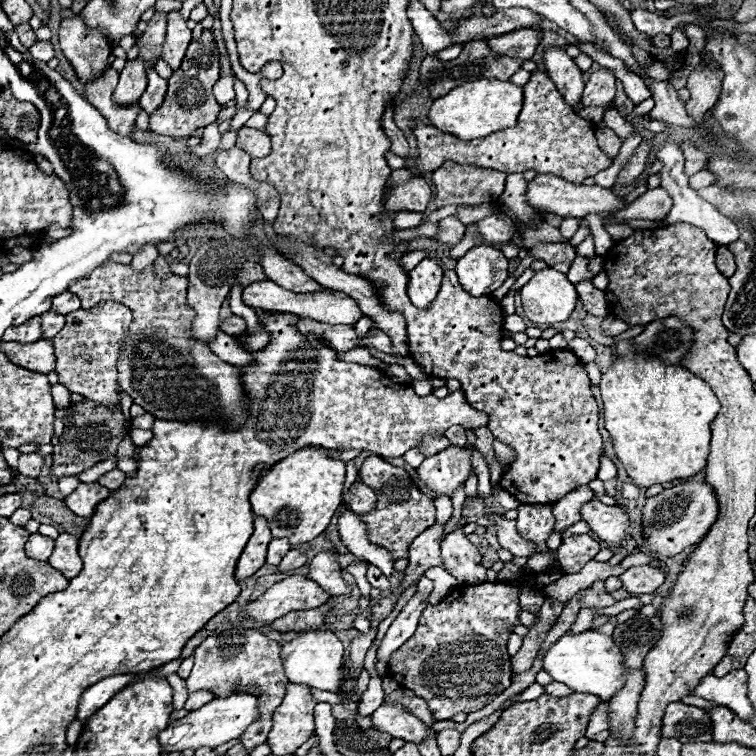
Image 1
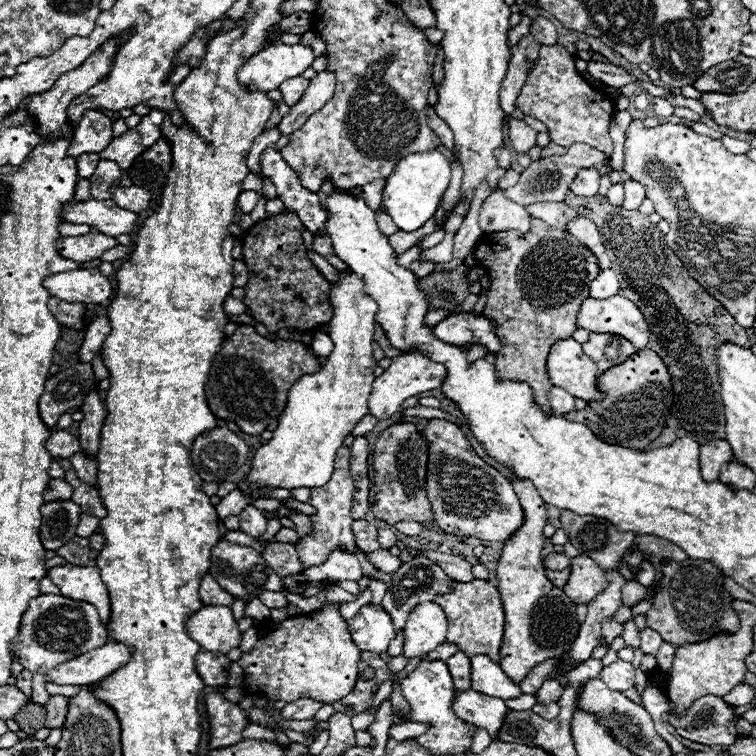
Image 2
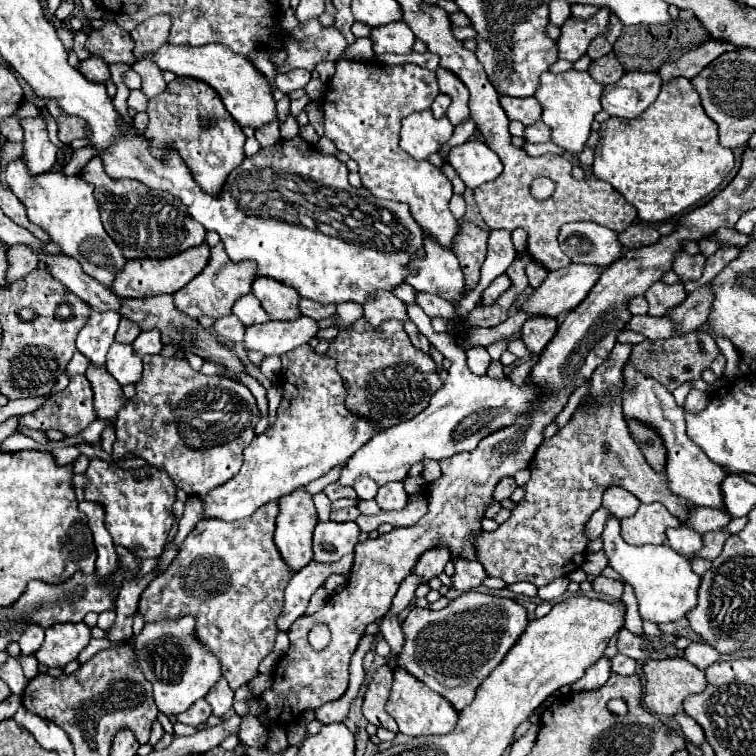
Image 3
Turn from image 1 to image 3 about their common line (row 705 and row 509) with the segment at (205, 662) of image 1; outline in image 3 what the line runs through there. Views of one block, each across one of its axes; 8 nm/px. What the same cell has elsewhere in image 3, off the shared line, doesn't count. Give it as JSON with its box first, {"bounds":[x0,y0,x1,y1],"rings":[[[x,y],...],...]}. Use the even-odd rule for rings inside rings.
{"bounds":[138,502,292,690],"rings":[[[272,502],[264,504],[264,508],[244,520],[200,520],[182,542],[182,548],[172,564],[156,576],[140,596],[138,608],[146,622],[178,618],[184,614],[192,614],[196,618],[196,634],[220,658],[222,676],[228,680],[232,690],[258,676],[258,666],[274,650],[274,640],[280,632],[276,628],[276,620],[282,614],[284,588],[292,574],[272,540],[278,512],[278,502]]]}

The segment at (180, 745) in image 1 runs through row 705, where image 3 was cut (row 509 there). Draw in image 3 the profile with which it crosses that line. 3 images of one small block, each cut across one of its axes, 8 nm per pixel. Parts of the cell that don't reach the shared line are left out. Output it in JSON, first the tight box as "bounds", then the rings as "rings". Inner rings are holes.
{"bounds":[202,344,380,522],"rings":[[[302,344],[300,348],[282,356],[280,384],[284,394],[276,410],[274,424],[266,432],[258,434],[248,448],[244,448],[244,464],[238,476],[228,480],[228,484],[222,484],[220,488],[214,488],[206,496],[202,496],[206,504],[204,518],[222,518],[228,522],[248,518],[262,504],[278,500],[294,492],[296,488],[302,488],[312,480],[324,476],[334,466],[344,464],[356,450],[360,450],[368,440],[372,440],[372,436],[380,434],[380,428],[376,424],[370,424],[370,420],[364,420],[364,416],[356,416],[346,408],[346,386],[340,374],[336,372],[336,360],[328,358],[328,354],[318,354],[310,344]]]}

